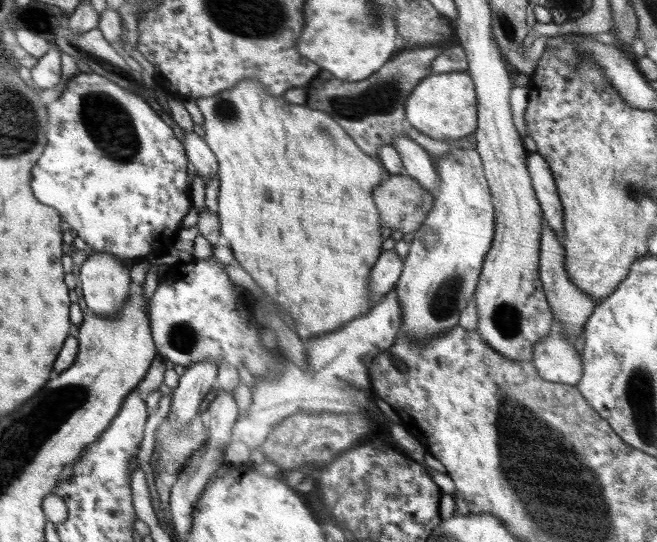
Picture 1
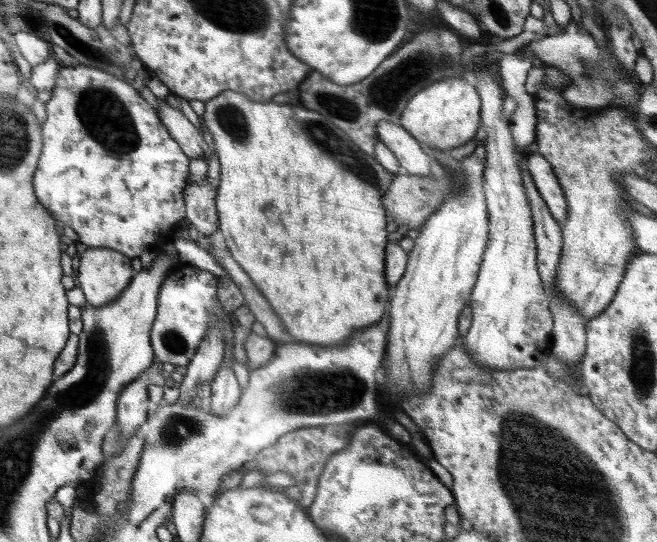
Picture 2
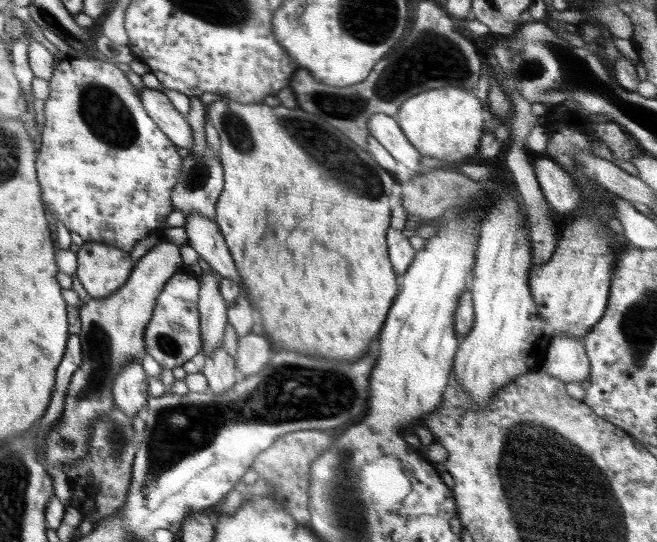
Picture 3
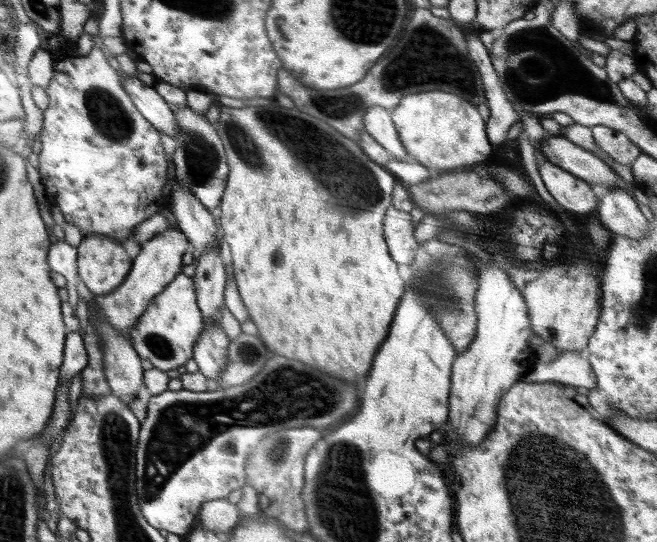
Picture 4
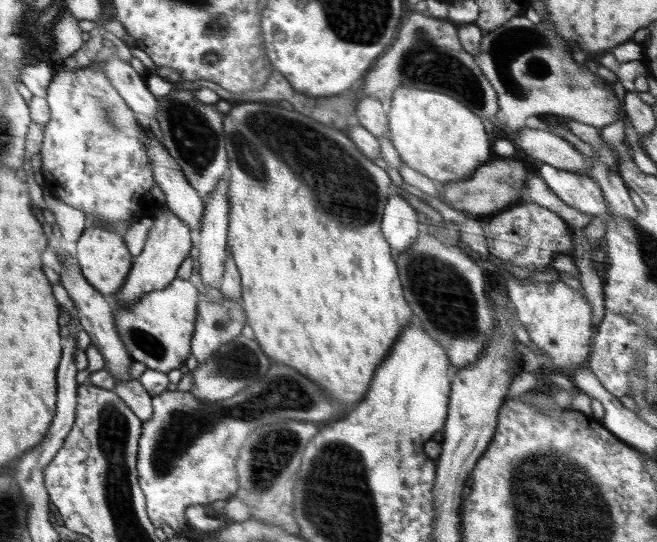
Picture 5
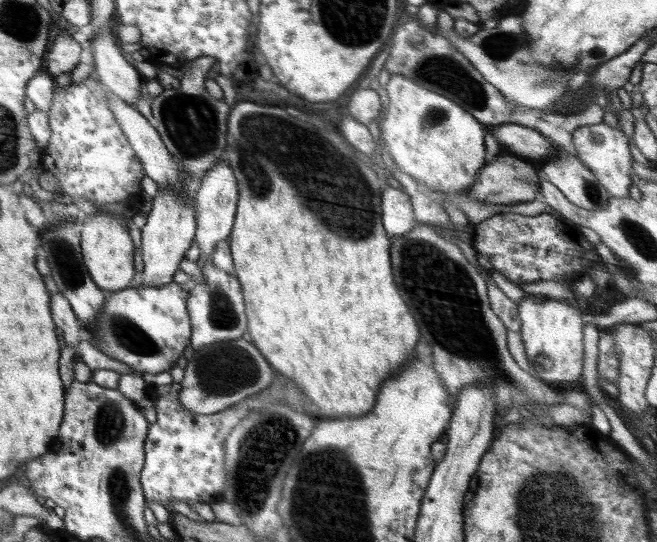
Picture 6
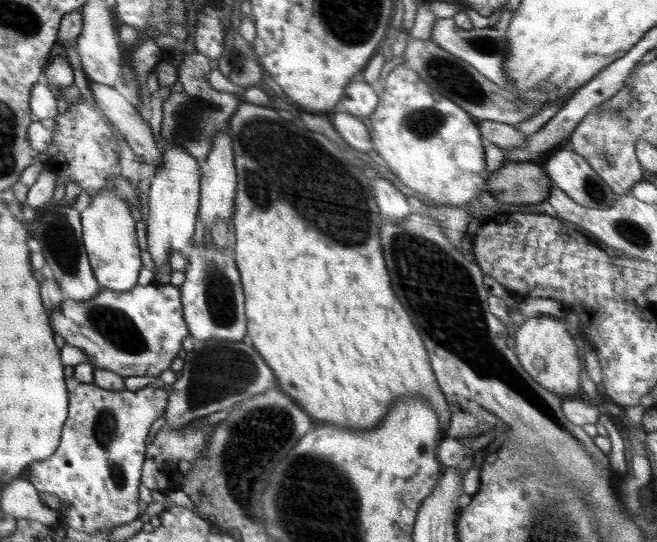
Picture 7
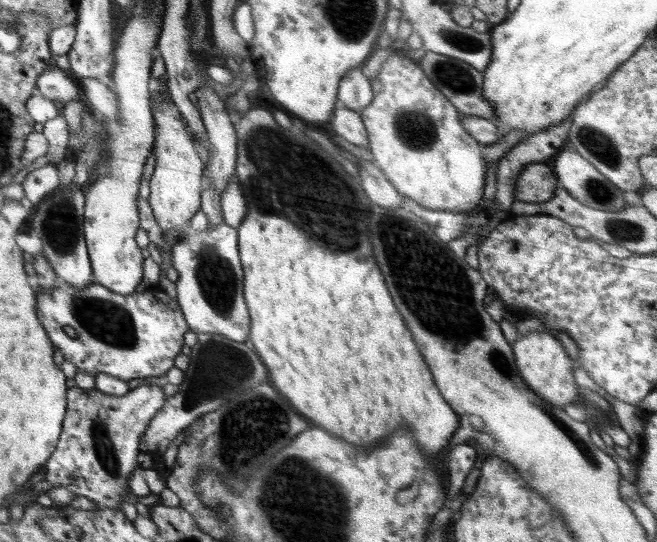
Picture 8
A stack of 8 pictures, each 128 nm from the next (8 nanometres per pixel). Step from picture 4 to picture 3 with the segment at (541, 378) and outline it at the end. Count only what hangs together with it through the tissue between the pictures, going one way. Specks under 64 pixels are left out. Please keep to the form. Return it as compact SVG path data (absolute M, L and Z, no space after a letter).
M573 334L554 336L539 369L565 383L579 383L588 379L590 363L582 336Z

